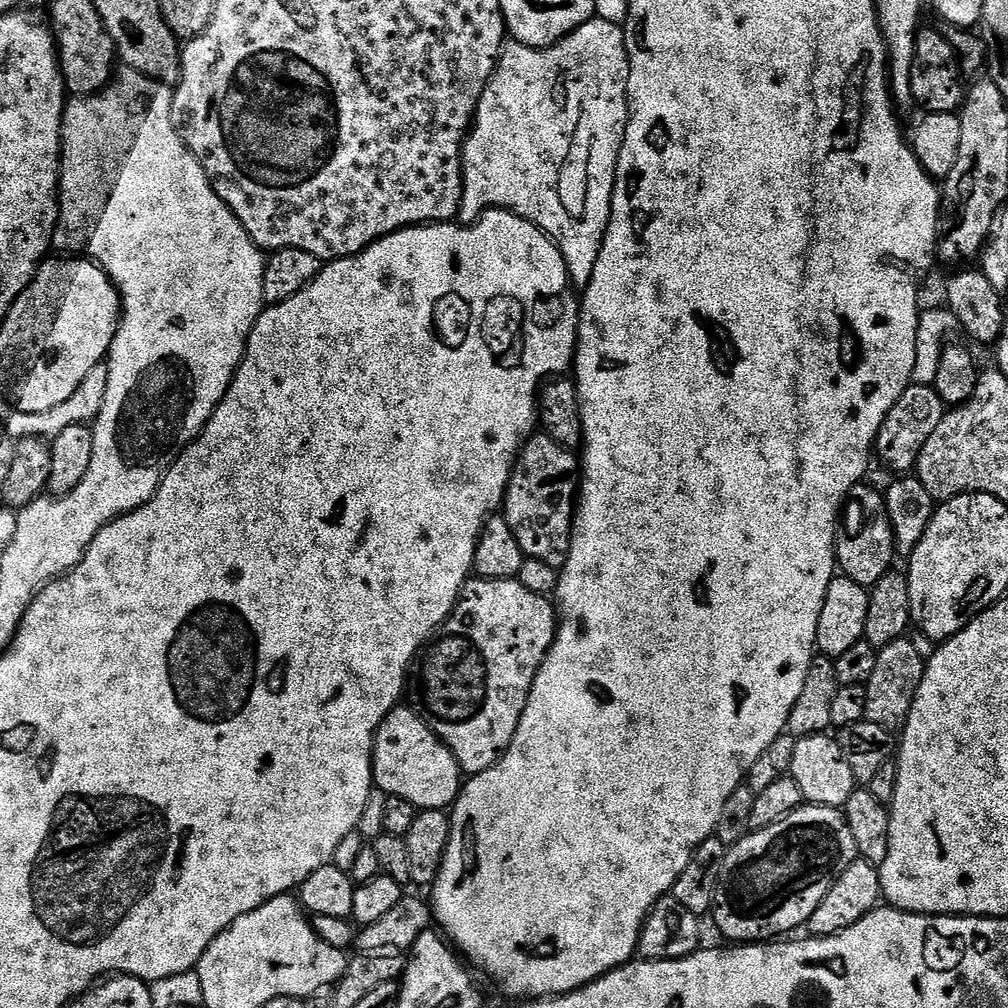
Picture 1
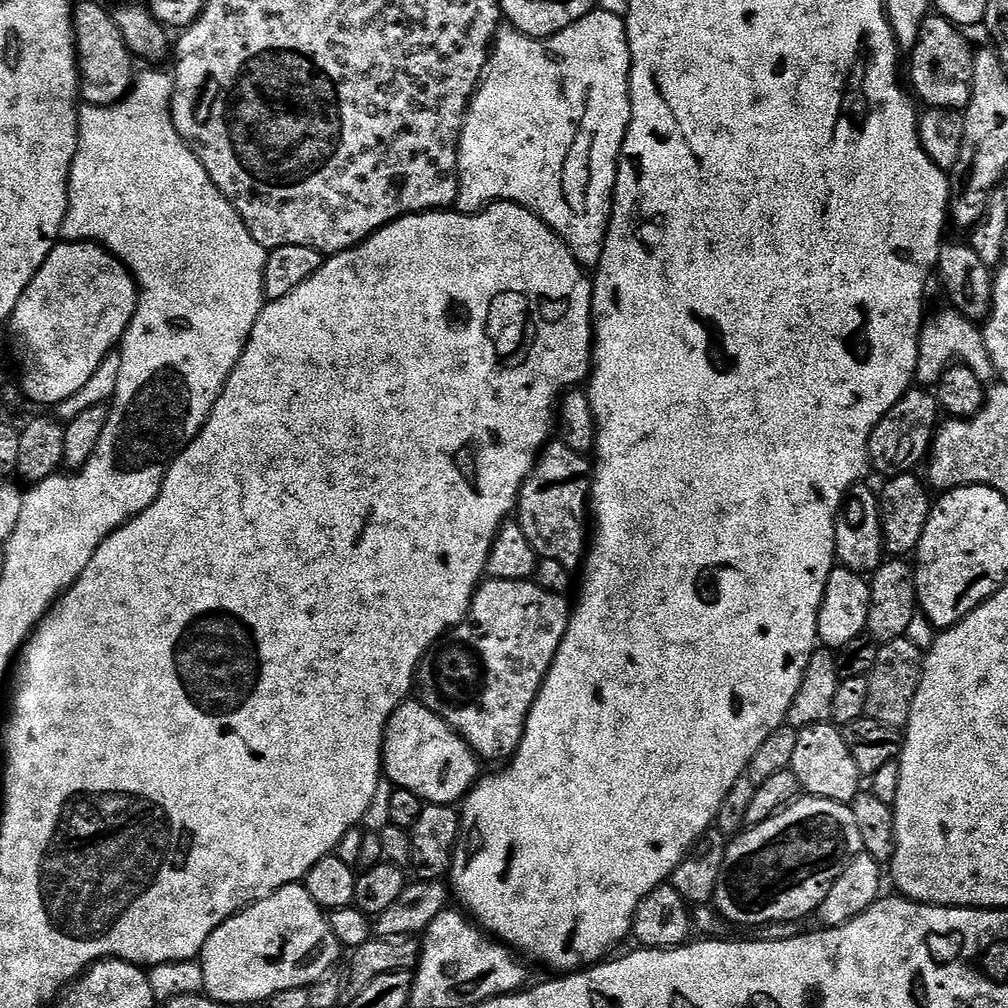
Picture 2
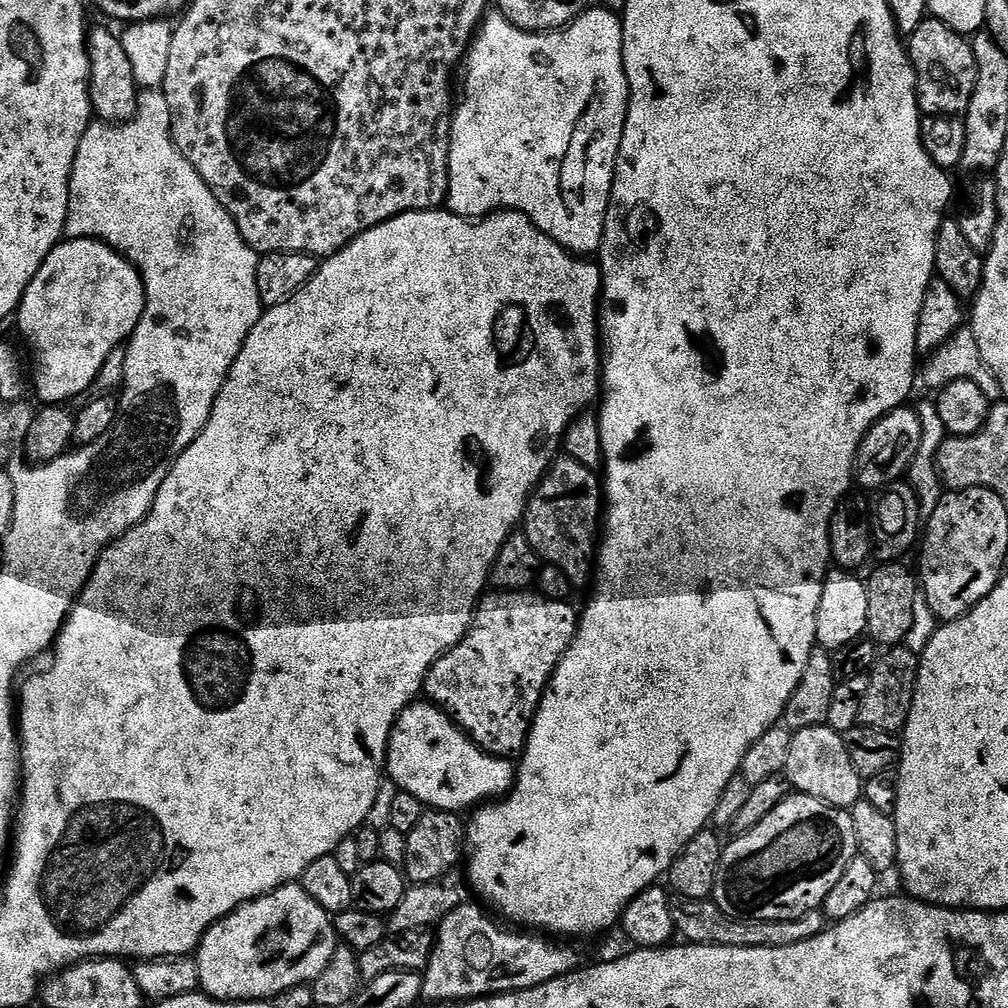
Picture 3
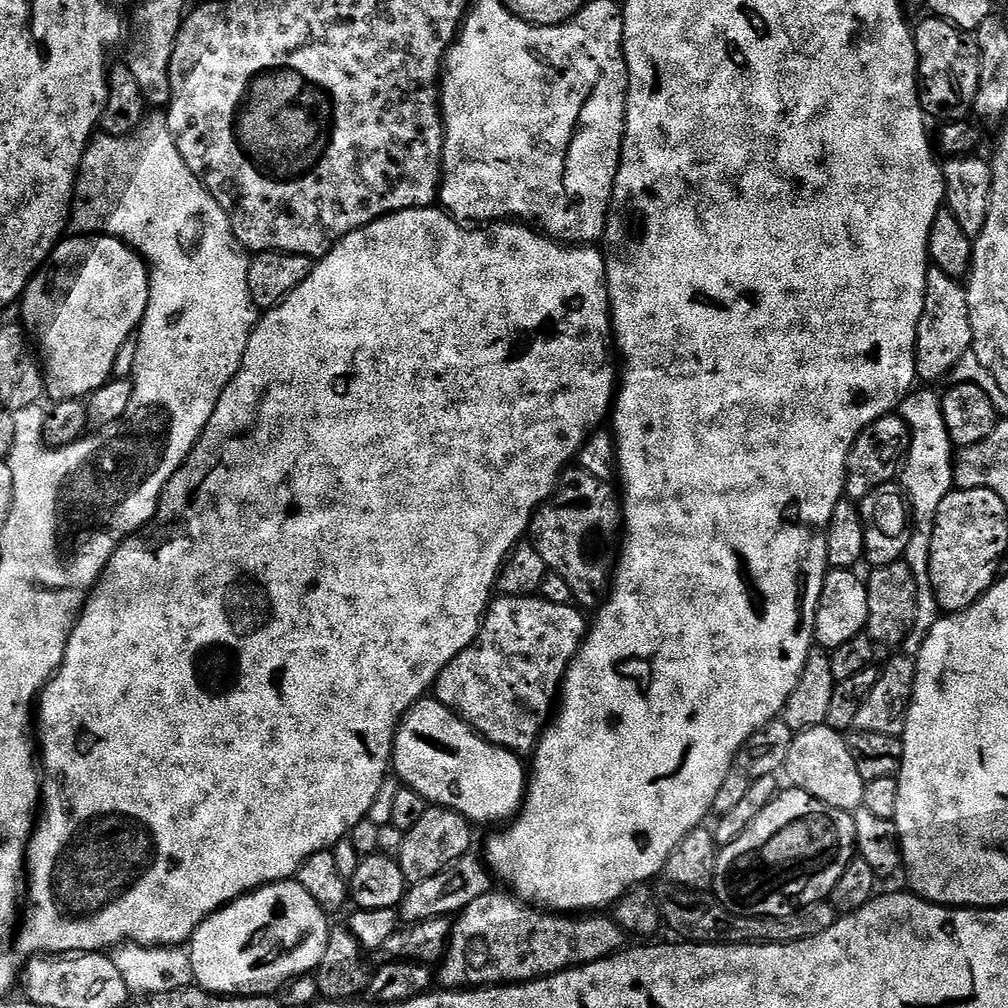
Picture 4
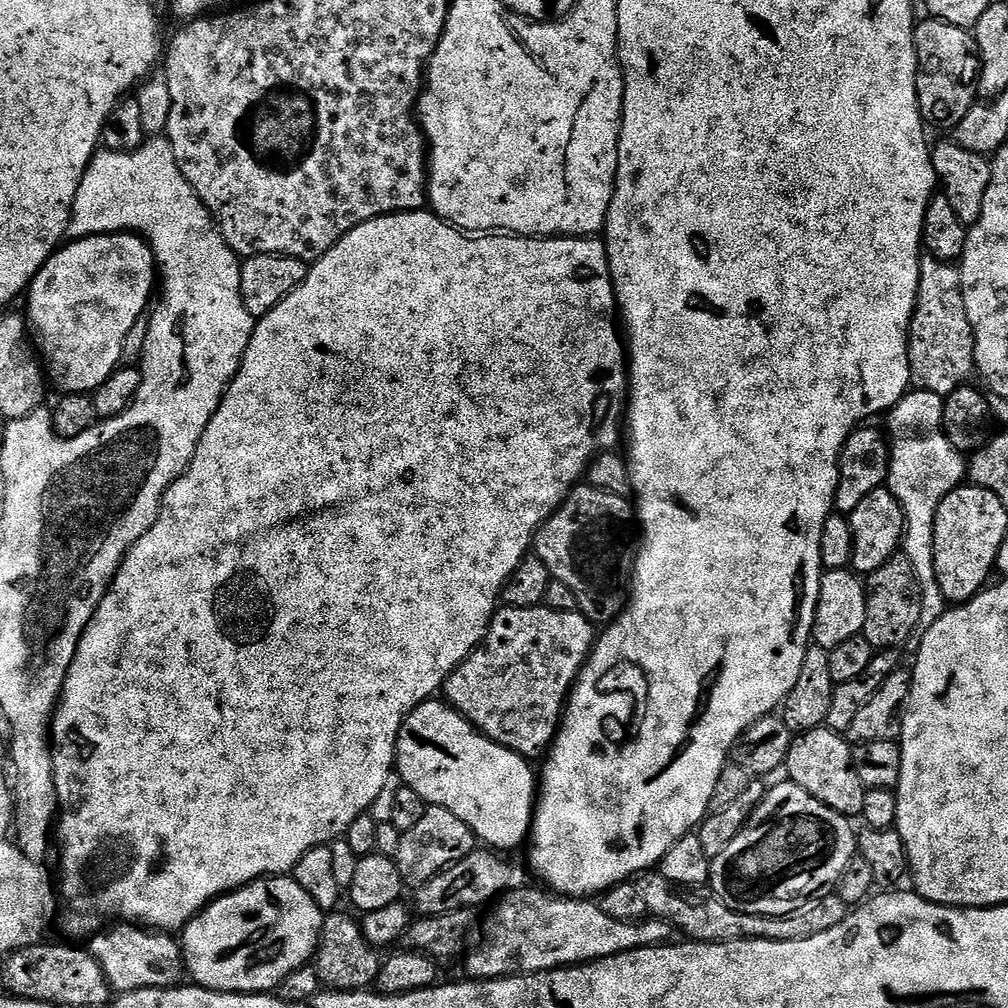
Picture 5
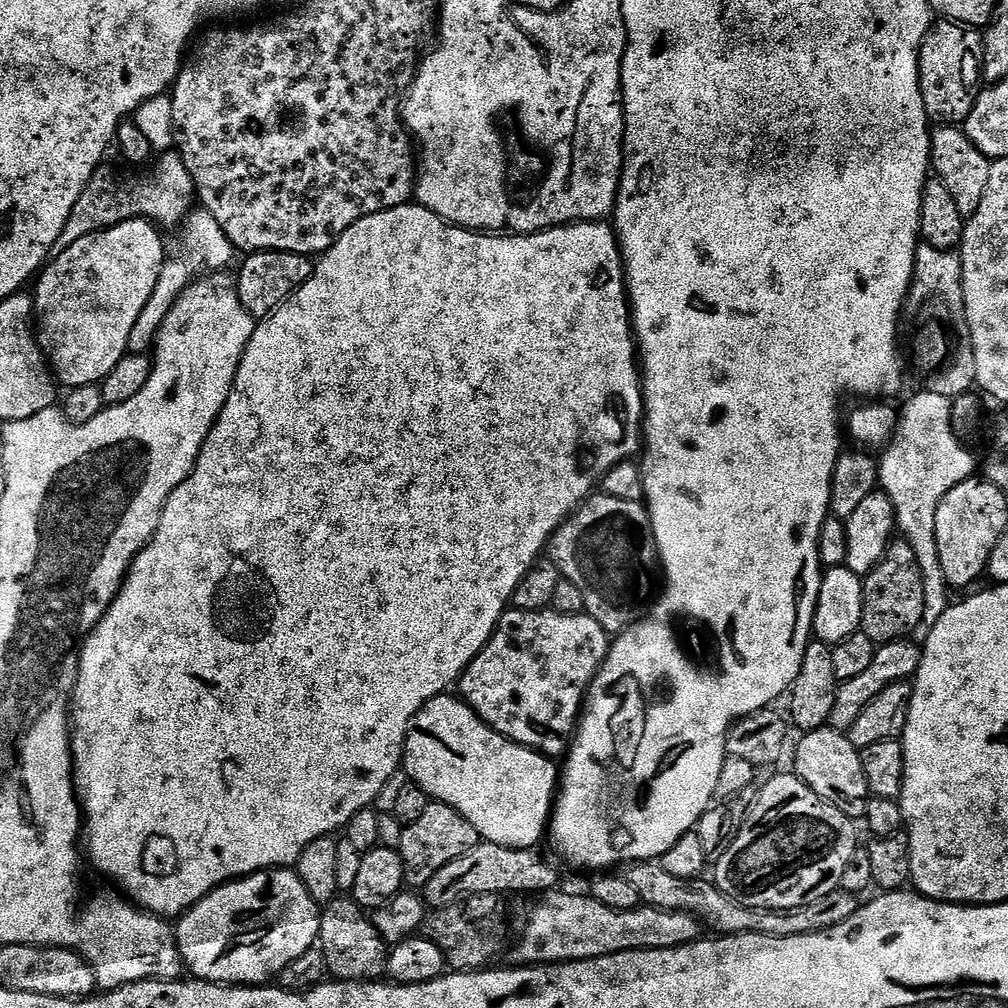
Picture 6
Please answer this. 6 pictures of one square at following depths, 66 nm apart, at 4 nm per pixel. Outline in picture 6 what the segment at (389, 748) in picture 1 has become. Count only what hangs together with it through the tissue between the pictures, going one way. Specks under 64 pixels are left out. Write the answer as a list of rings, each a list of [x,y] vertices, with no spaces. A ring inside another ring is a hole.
[[[445,694],[443,696],[435,696],[430,698],[430,702],[426,702],[418,710],[418,714],[414,714],[414,718],[408,727],[408,733],[404,739],[404,758],[402,761],[403,771],[408,771],[407,779],[411,783],[417,784],[428,797],[433,801],[450,806],[454,810],[458,810],[458,814],[462,814],[470,822],[470,826],[474,826],[474,830],[478,830],[481,841],[489,844],[497,844],[498,846],[506,846],[507,848],[531,848],[537,847],[536,843],[540,839],[545,839],[546,829],[550,824],[550,817],[554,807],[554,797],[558,792],[558,768],[556,768],[549,757],[544,756],[541,752],[534,748],[526,748],[522,744],[516,744],[512,740],[508,740],[502,734],[498,734],[488,725],[487,722],[480,717],[469,704],[465,704],[456,694]]]

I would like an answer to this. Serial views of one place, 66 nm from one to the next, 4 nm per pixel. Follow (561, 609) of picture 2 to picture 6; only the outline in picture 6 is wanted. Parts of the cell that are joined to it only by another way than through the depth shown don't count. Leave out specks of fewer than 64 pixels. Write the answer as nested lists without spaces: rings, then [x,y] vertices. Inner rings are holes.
[[[509,607],[498,622],[490,642],[458,681],[458,695],[498,734],[526,748],[534,748],[549,758],[567,753],[584,702],[588,685],[598,674],[610,647],[610,633],[593,616],[571,616],[555,610]]]

